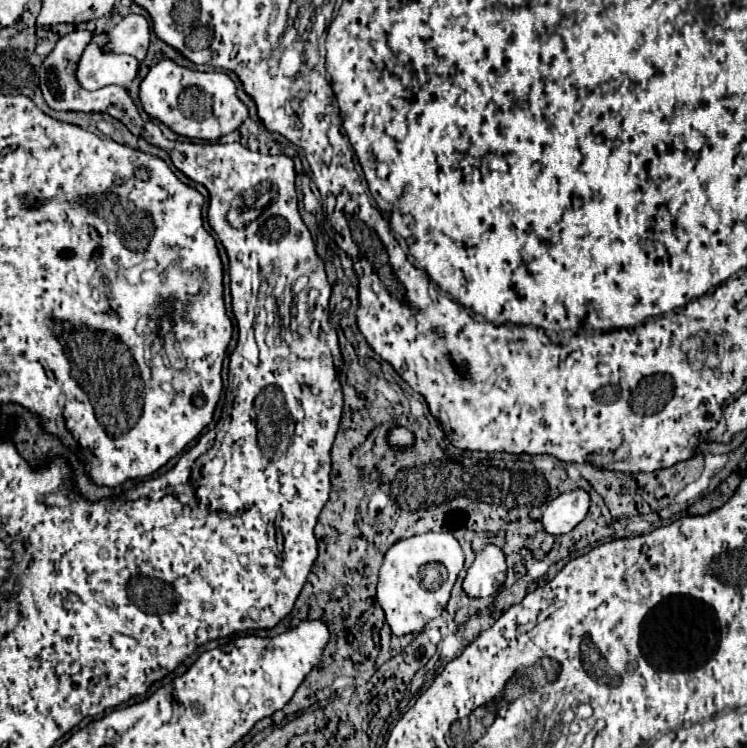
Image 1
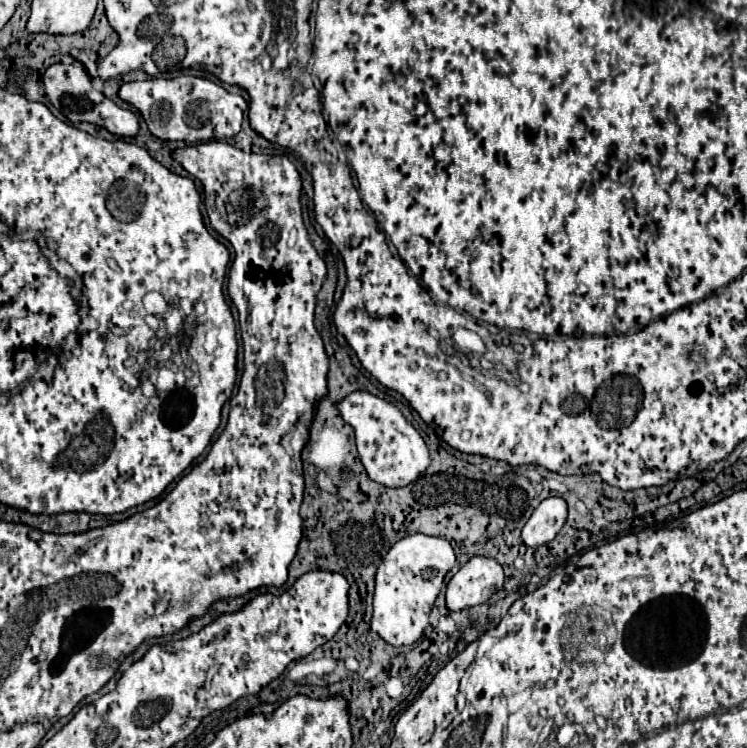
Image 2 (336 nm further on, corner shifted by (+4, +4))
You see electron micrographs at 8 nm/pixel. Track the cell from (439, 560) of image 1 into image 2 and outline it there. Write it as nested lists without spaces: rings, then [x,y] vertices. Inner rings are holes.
[[[415,533],[397,541],[383,555],[375,575],[375,597],[371,629],[391,645],[411,645],[429,623],[431,607],[443,587],[445,575],[455,565],[455,551],[443,537]]]

